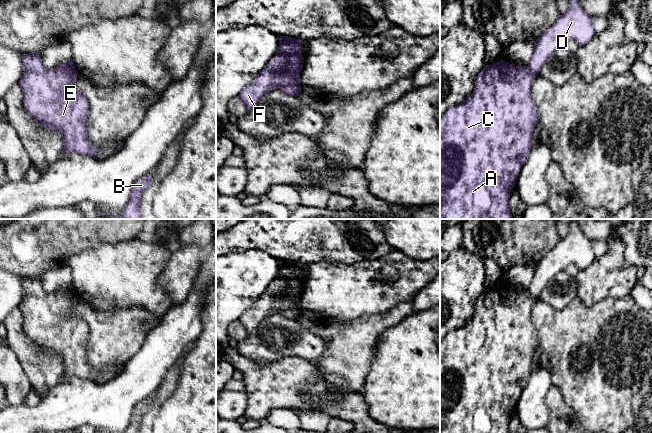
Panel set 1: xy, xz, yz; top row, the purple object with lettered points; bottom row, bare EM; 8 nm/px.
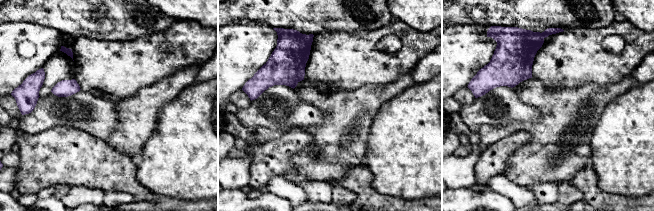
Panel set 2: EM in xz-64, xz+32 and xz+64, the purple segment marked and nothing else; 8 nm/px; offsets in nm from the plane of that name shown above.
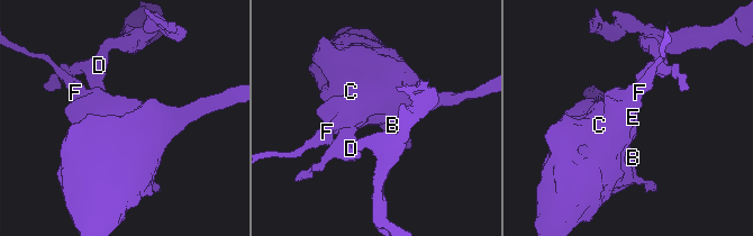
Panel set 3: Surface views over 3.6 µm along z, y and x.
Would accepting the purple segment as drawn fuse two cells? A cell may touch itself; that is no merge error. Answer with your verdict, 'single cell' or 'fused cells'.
fused cells

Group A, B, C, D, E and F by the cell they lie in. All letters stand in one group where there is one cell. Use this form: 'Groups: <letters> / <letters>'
Groups: A B C E F / D

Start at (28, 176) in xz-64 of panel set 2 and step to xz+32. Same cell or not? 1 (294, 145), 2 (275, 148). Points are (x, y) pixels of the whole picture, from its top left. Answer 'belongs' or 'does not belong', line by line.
1: belongs
2: belongs

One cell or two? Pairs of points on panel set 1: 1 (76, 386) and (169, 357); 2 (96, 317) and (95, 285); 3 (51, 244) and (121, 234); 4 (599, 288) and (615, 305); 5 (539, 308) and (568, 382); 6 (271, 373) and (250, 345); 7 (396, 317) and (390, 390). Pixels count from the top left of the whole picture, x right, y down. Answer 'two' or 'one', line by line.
1: one
2: two
3: one
4: two
5: one
6: two
7: two

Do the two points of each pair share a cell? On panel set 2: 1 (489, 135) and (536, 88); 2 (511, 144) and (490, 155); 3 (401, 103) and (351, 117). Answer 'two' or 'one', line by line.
1: one
2: one
3: two

